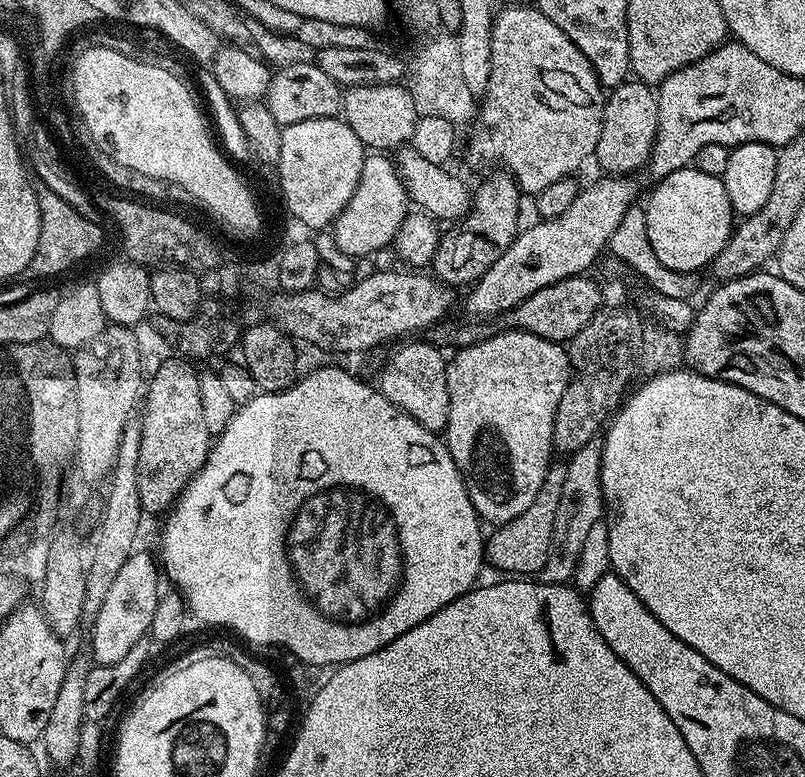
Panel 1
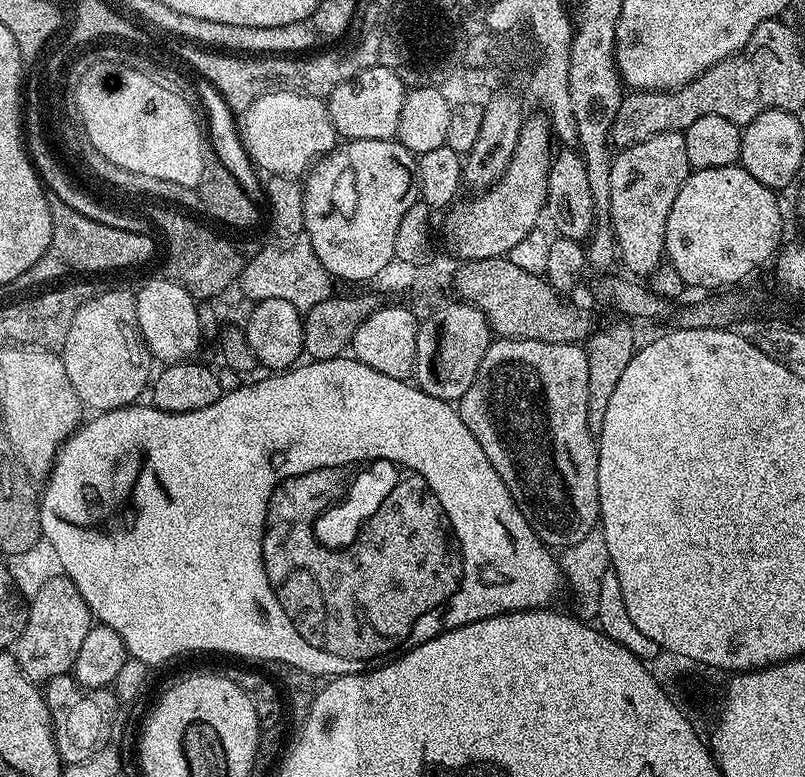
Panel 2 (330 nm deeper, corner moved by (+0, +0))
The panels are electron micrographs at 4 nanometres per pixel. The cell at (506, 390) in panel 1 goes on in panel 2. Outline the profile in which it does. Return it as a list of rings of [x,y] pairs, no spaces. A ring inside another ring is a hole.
[[[493,339],[486,354],[482,358],[482,366],[478,366],[478,374],[466,390],[466,394],[458,402],[458,411],[462,422],[478,438],[478,446],[482,446],[482,454],[490,458],[490,466],[498,470],[498,478],[506,482],[506,490],[510,490],[510,498],[514,498],[516,509],[526,518],[526,522],[538,534],[538,538],[553,550],[563,550],[574,546],[574,542],[582,542],[586,534],[597,531],[600,522],[600,499],[598,498],[598,440],[590,430],[586,418],[586,402],[590,386],[590,370],[586,366],[586,354],[580,344],[551,344],[541,340],[505,340]]]

